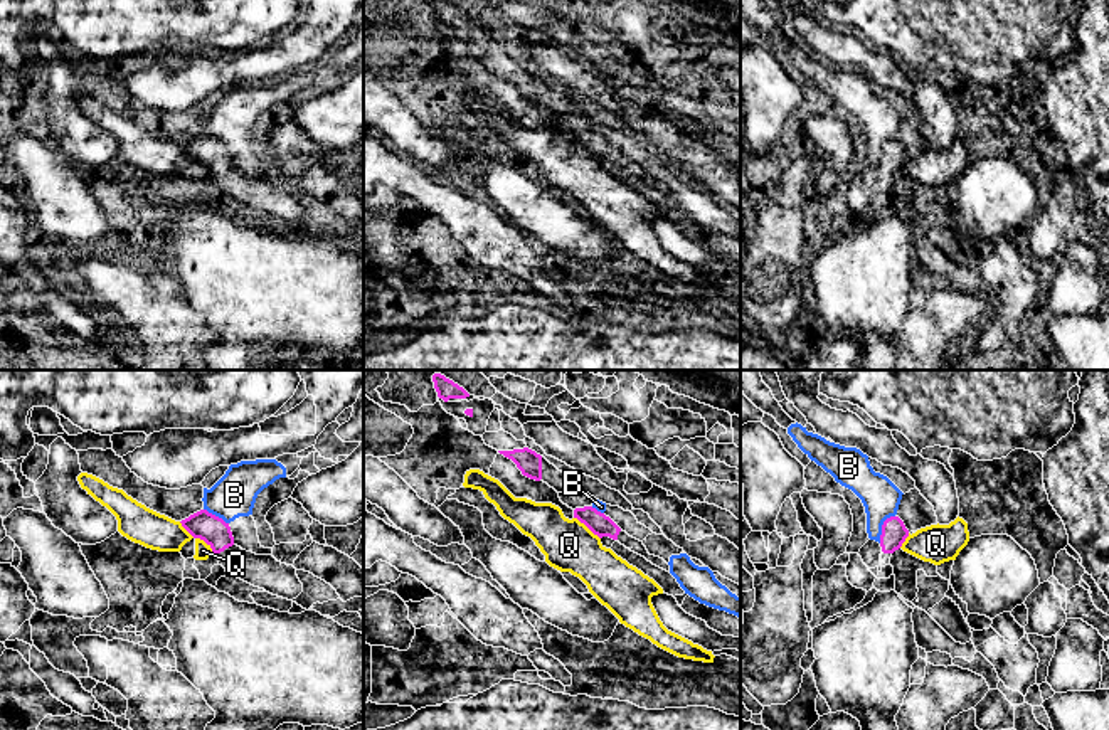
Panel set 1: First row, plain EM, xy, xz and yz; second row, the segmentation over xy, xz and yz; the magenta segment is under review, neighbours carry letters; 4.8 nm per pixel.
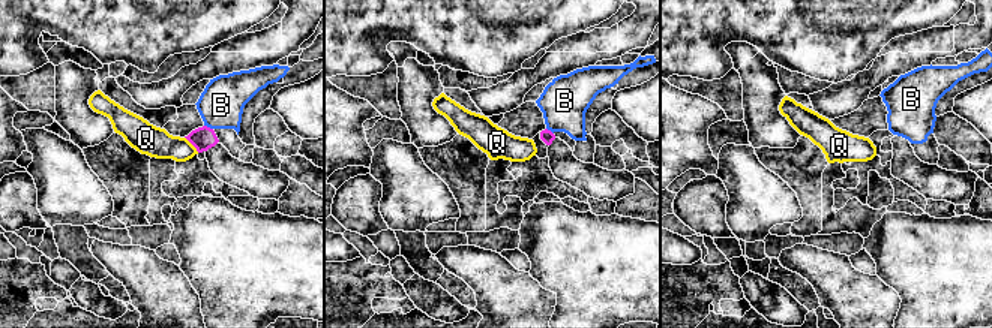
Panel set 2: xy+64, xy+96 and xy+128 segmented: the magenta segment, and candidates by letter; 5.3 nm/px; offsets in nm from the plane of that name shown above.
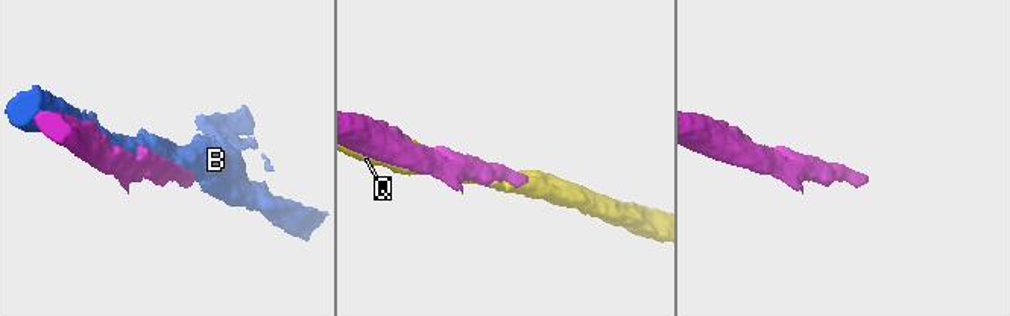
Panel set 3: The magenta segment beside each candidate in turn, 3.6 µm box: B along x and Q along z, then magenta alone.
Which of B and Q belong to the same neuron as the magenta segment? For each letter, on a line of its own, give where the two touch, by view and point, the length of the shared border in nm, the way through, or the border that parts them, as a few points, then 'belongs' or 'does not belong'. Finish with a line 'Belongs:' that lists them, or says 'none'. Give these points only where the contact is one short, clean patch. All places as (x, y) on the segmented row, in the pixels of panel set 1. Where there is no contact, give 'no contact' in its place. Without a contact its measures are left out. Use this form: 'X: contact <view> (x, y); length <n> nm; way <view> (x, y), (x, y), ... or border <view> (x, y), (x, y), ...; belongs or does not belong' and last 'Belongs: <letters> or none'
B: contact yz (882, 527); length 150 nm; does not belong
Q: contact xy (197, 537); length 220 nm; does not belong
Belongs: none

